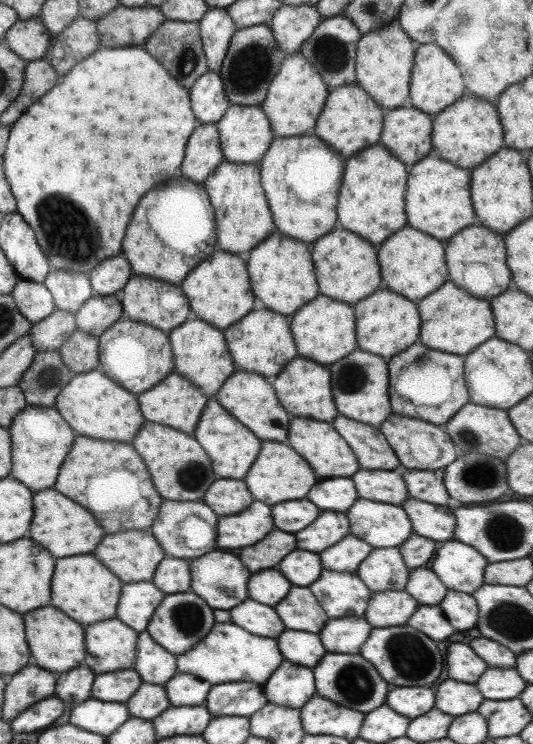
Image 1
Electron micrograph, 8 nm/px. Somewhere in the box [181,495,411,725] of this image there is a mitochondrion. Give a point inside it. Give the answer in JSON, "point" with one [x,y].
{"point":[354,682]}

